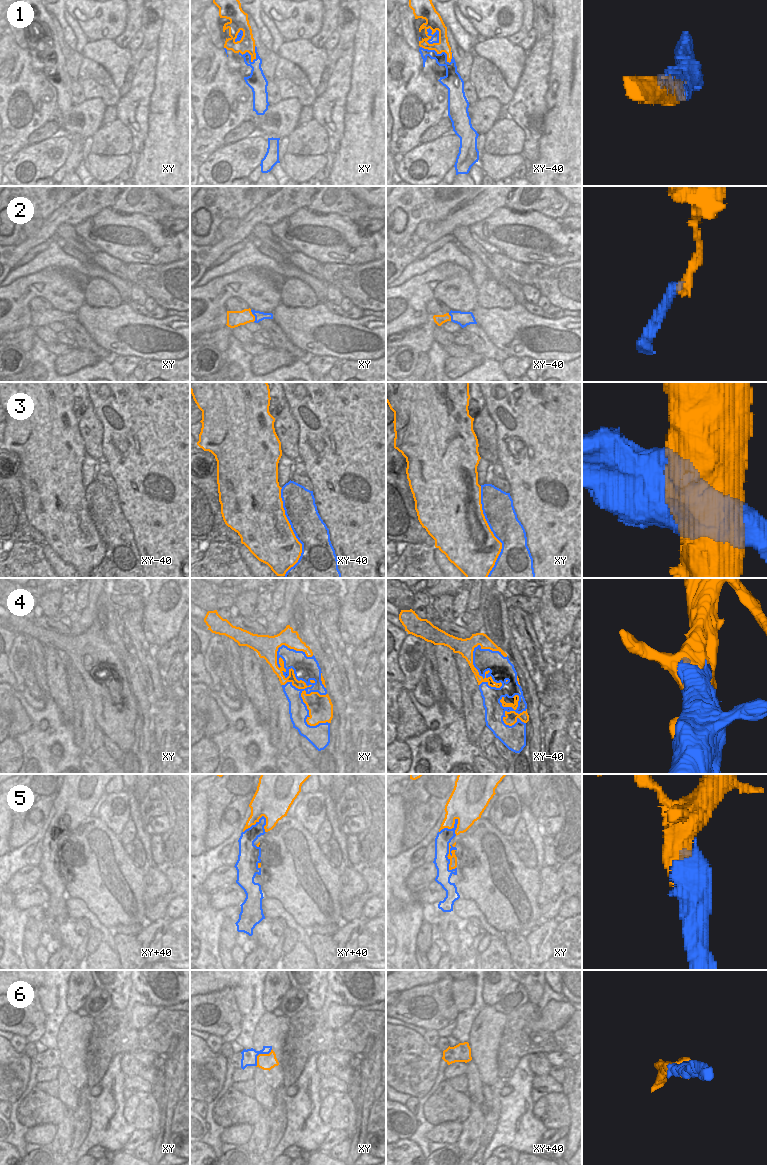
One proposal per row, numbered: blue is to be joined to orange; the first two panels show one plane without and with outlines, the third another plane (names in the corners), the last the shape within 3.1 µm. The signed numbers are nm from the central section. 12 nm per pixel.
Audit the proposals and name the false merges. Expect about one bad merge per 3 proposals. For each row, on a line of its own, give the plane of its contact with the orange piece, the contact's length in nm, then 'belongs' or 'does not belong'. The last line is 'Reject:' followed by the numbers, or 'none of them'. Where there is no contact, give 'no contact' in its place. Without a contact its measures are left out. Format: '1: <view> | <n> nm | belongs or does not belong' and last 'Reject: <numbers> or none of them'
1: xy-40 | 240 nm | belongs
2: xy | 150 nm | does not belong
3: xy | 1100 nm | belongs
4: xy | 1100 nm | belongs
5: xy | 340 nm | belongs
6: xy | 300 nm | belongs
Reject: 2

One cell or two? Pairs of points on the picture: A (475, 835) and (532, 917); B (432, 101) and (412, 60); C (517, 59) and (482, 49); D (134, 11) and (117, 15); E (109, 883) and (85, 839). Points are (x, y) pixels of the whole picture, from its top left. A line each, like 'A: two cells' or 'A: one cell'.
A: one cell
B: one cell
C: one cell
D: two cells
E: one cell

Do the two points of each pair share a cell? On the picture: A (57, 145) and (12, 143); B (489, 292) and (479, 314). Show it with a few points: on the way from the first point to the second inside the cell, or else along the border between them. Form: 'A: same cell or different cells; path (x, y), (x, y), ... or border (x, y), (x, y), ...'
A: different cells; border (28, 145), (13, 154)
B: different cells; border (477, 305), (483, 308), (506, 308)

